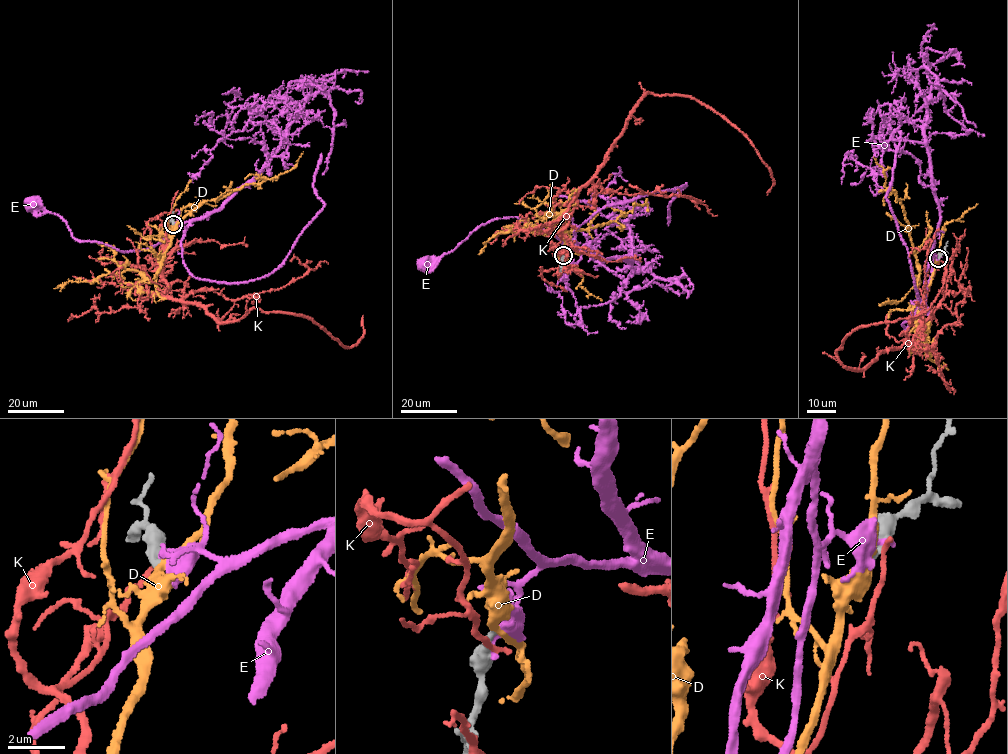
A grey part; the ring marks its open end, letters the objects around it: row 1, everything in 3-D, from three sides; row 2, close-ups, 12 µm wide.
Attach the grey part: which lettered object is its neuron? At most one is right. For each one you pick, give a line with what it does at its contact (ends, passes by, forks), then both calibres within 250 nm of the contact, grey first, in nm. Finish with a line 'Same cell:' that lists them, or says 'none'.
Same cell: none

